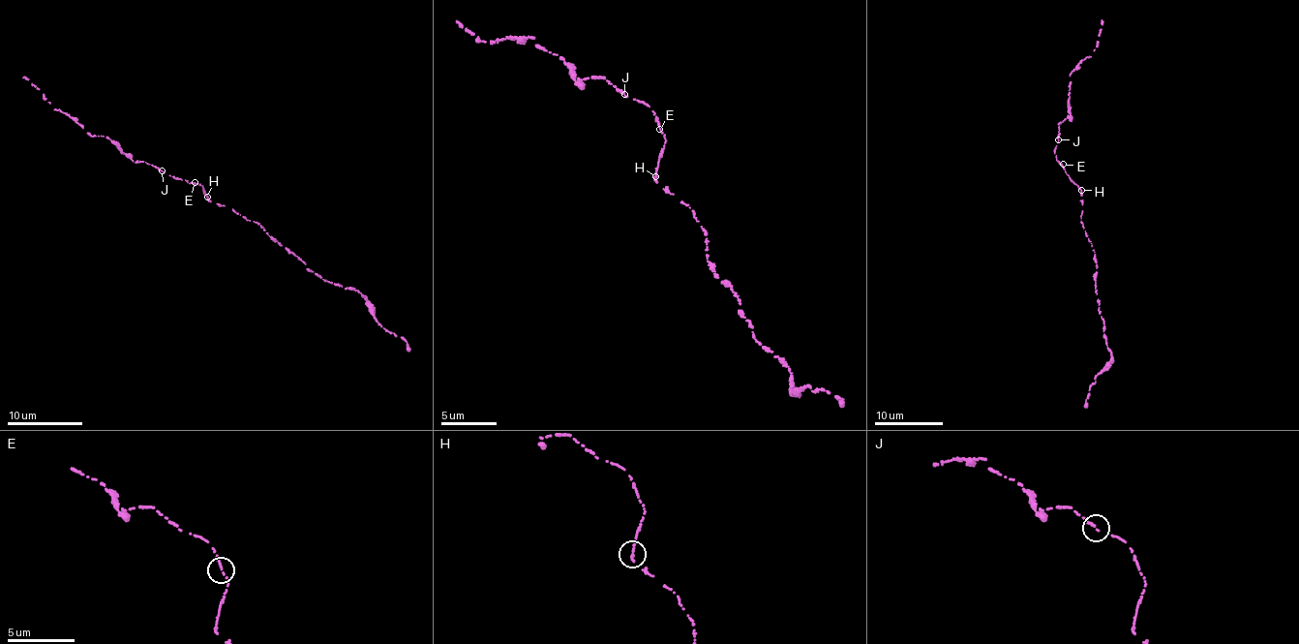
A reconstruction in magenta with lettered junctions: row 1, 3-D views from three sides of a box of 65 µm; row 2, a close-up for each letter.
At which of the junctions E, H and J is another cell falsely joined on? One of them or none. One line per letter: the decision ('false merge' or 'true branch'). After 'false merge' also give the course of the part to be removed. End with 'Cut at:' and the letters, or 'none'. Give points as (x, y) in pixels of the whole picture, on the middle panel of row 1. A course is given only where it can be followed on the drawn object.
E: true branch
H: true branch
J: true branch
Cut at: none

